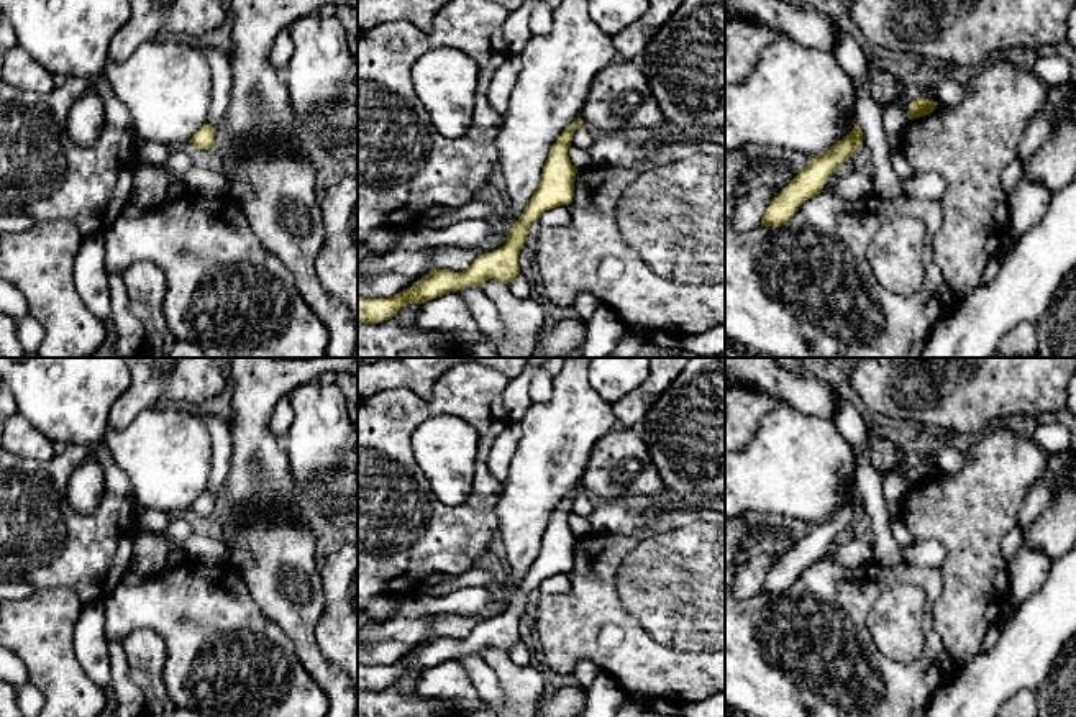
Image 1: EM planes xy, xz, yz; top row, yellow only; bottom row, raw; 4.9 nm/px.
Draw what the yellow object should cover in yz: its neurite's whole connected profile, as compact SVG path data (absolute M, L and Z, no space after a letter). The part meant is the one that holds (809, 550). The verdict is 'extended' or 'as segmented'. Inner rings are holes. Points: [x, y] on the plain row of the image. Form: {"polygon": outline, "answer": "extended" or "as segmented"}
{"polygon": "M853 497L838 509L830 518L810 527L809 533L800 537L799 541L773 566L766 576L761 592L779 596L791 589L799 574L818 563L828 545L835 541L838 533L853 523L855 517L863 512L863 497Z", "answer": "as segmented"}

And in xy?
{"polygon": "M207 491L192 504L192 515L210 517L215 514L215 504L217 497Z", "answer": "as segmented"}

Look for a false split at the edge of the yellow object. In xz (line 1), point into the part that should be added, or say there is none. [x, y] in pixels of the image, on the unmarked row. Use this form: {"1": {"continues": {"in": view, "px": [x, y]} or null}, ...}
{"1": {"continues": null}}

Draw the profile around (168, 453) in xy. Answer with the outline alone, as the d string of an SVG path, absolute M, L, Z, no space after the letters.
M148 407L125 428L110 425L105 446L130 476L144 510L185 514L207 492L212 440L195 413Z

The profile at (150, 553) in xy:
M136 535L131 568L144 576L151 576L166 566L171 553L172 550L164 538Z

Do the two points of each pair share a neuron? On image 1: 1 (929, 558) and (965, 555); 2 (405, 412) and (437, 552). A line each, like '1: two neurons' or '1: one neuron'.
1: two neurons
2: one neuron

